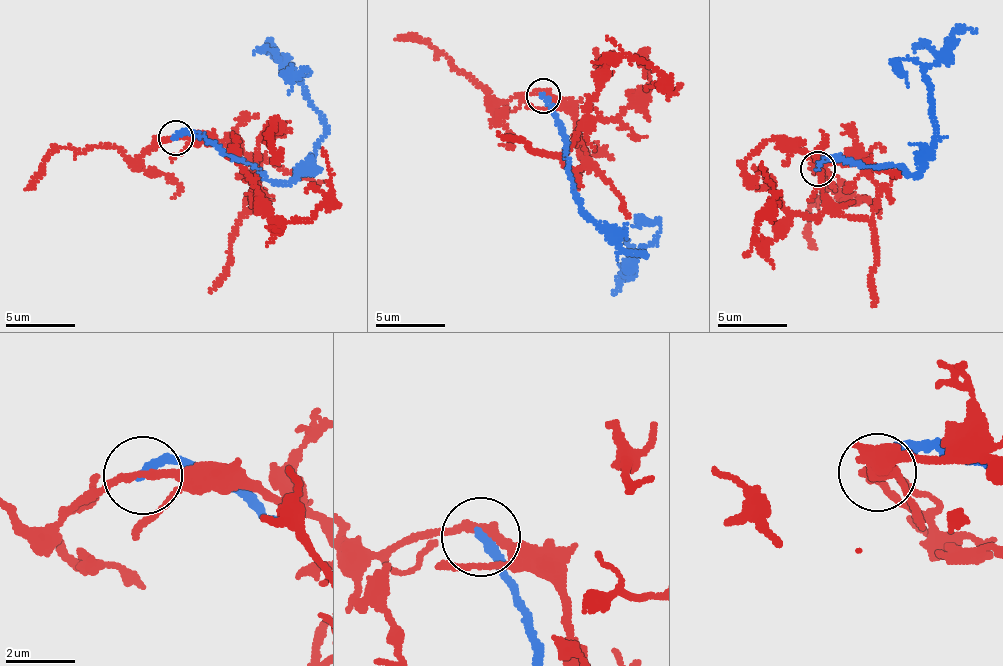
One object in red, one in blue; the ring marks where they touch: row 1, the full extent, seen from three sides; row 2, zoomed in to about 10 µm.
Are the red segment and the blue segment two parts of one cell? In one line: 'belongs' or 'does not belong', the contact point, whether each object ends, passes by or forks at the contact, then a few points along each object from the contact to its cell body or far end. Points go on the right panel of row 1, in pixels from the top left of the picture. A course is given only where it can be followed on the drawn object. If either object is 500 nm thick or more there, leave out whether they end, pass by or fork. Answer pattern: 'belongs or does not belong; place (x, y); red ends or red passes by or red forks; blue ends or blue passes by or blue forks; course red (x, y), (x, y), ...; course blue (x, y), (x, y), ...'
does not belong; place (818, 168); red passes by; blue ends; course red (815, 169), (861, 166), (877, 185), (872, 217), (796, 215), (766, 242), (752, 241), (773, 198), (762, 162); course blue (818, 169), (842, 157), (920, 172), (934, 126), (924, 73), (950, 34), (976, 32)

